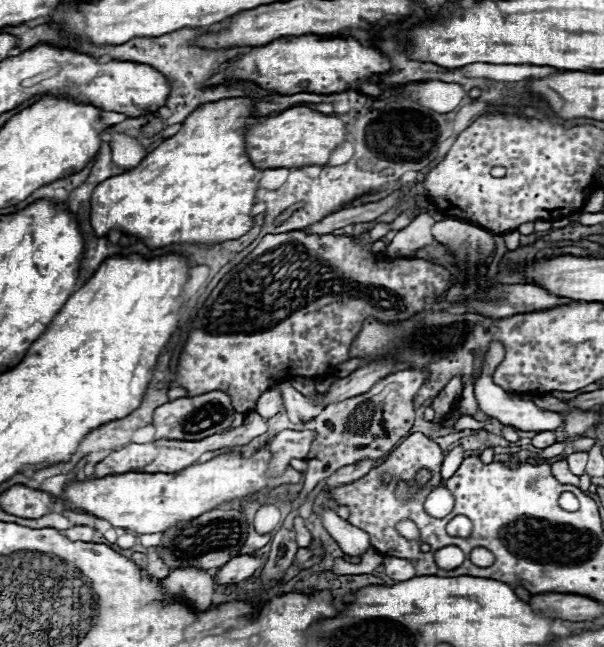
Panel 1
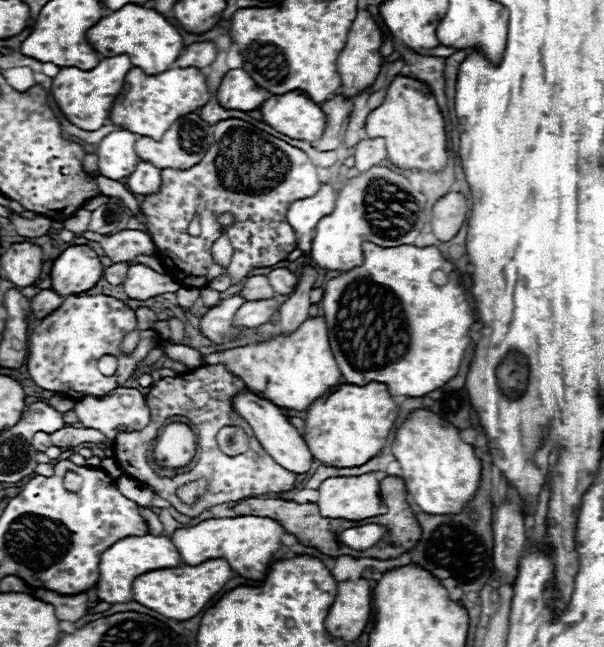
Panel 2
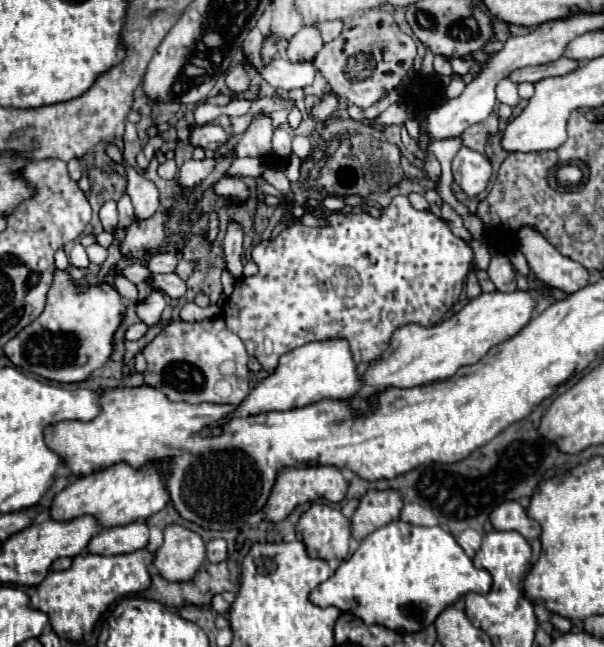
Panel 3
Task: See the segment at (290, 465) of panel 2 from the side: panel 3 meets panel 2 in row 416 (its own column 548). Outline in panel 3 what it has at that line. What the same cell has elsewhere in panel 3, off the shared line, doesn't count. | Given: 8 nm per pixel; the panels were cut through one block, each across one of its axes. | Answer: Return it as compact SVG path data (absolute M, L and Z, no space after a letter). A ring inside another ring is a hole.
M524 228L516 238L530 270L546 286L572 294L588 284L588 270L580 262L562 256L548 240L544 240L544 236L532 232L532 228Z

